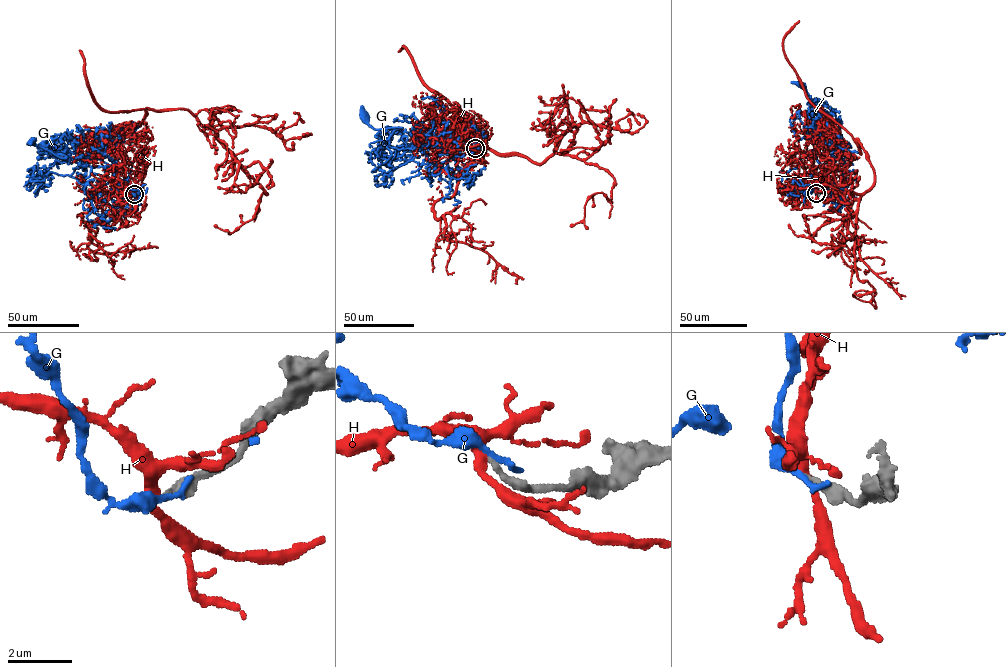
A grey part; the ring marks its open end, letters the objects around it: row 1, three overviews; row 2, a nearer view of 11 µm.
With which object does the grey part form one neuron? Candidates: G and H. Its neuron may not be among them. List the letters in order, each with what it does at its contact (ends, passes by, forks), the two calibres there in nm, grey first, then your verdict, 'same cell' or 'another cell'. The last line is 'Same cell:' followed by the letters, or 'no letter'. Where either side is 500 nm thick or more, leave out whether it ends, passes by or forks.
G: it ends there; 320 nm thick on the grey side, 240 nm on the other; another cell
H: it passes by; 200 nm thick on the grey side, 320 nm on the other; another cell
Same cell: no letter

